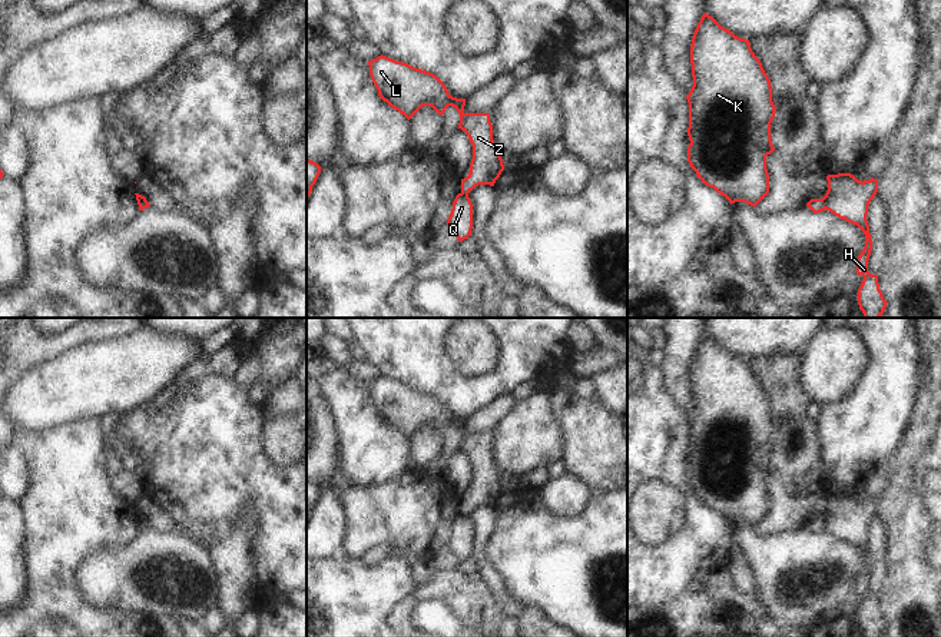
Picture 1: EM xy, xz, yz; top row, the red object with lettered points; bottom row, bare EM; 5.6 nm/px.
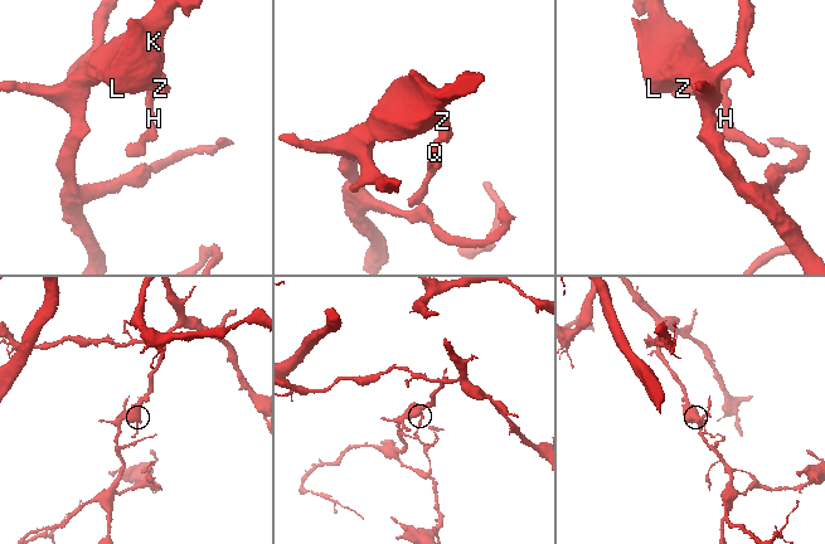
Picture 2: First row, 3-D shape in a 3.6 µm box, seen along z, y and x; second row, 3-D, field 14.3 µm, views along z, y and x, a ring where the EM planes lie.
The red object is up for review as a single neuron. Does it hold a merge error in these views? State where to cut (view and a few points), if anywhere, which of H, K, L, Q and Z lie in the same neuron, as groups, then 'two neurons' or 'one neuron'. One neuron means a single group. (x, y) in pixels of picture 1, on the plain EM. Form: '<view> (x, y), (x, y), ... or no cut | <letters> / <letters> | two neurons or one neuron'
yz (822, 518), (825, 528) | H Q / K L Z | two neurons

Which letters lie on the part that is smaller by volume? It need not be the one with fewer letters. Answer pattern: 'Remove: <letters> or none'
Remove: H, Q

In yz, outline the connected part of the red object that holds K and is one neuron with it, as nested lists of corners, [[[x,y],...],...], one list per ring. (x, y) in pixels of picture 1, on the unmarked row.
[[[706,334],[692,358],[690,384],[687,482],[698,498],[730,525],[745,522],[755,528],[769,514],[766,477],[775,471],[771,444],[776,428],[771,401],[749,361],[735,356]]]

